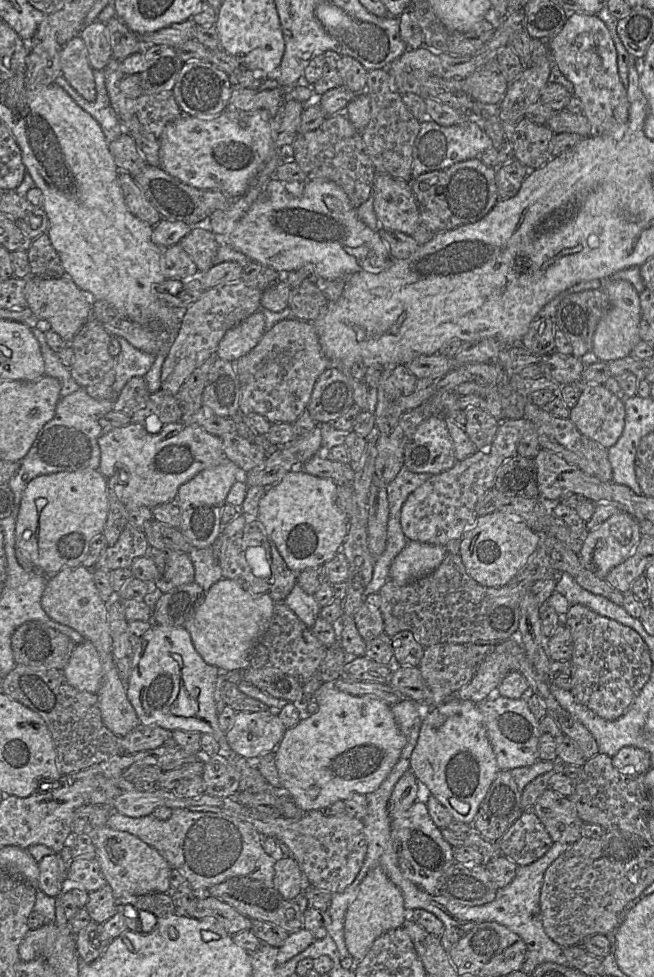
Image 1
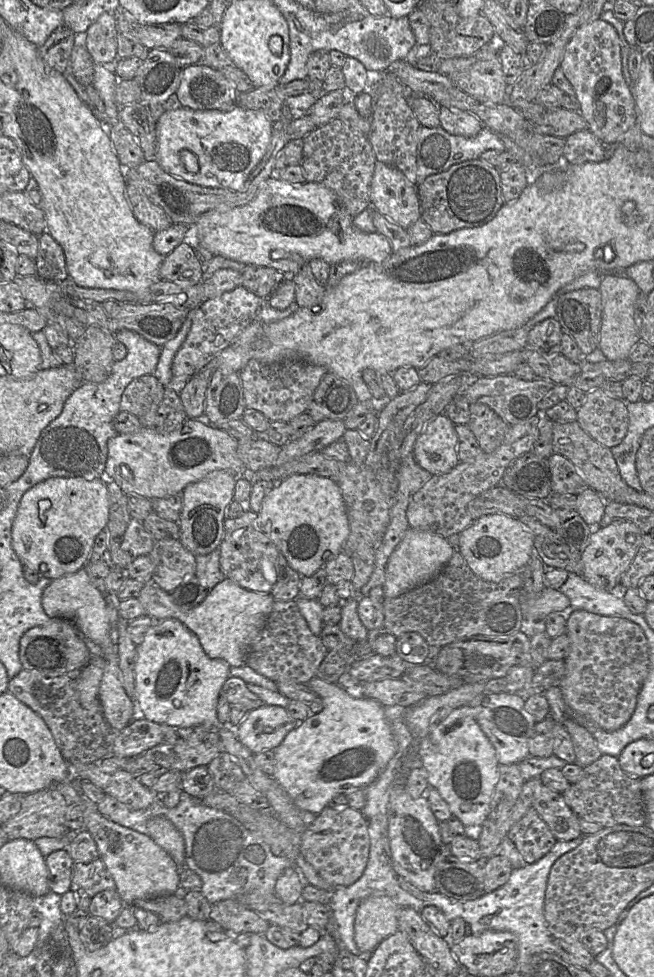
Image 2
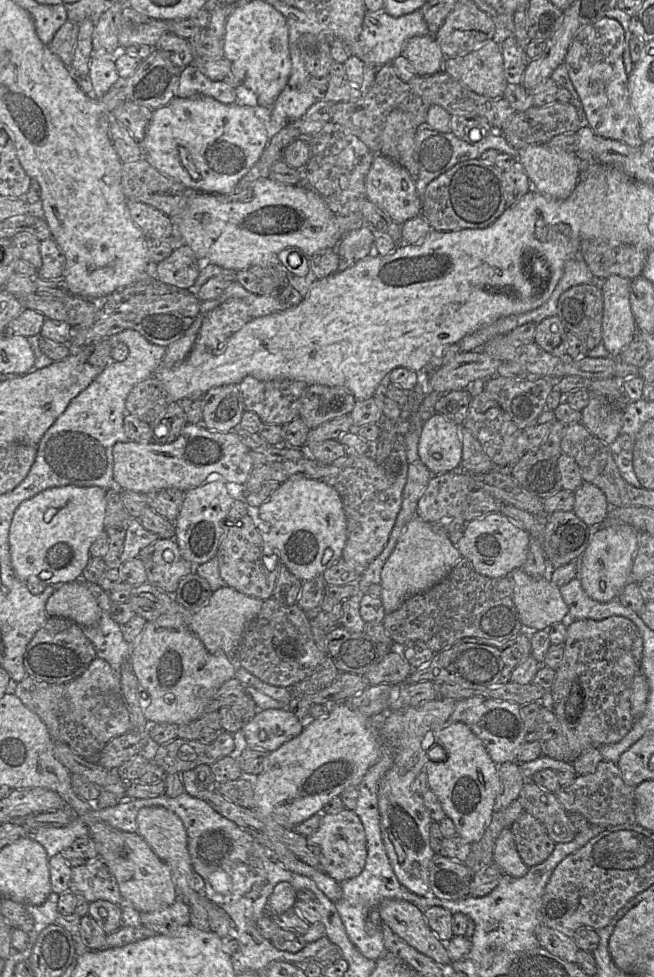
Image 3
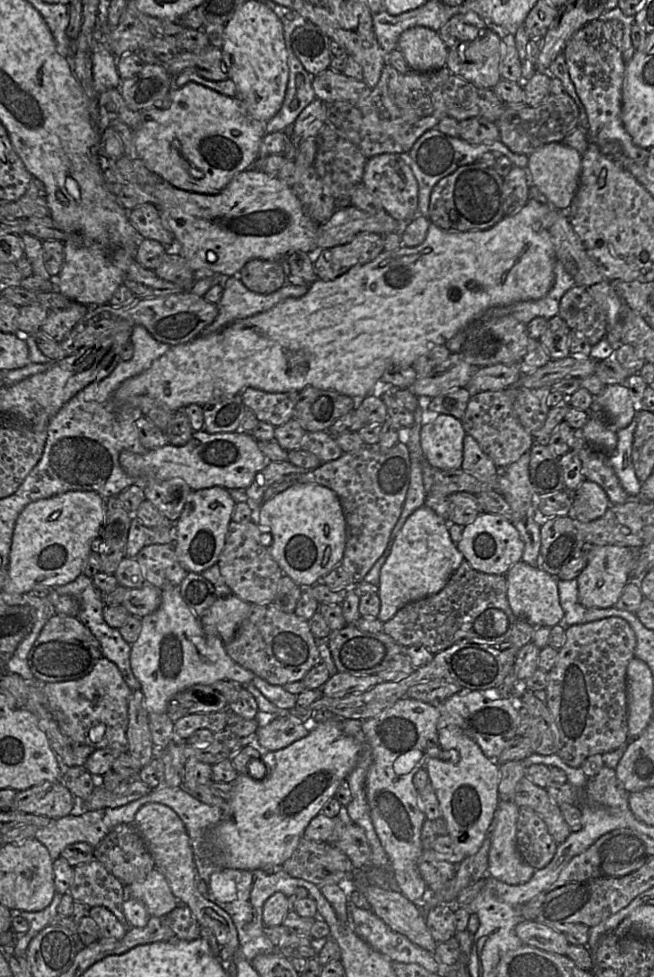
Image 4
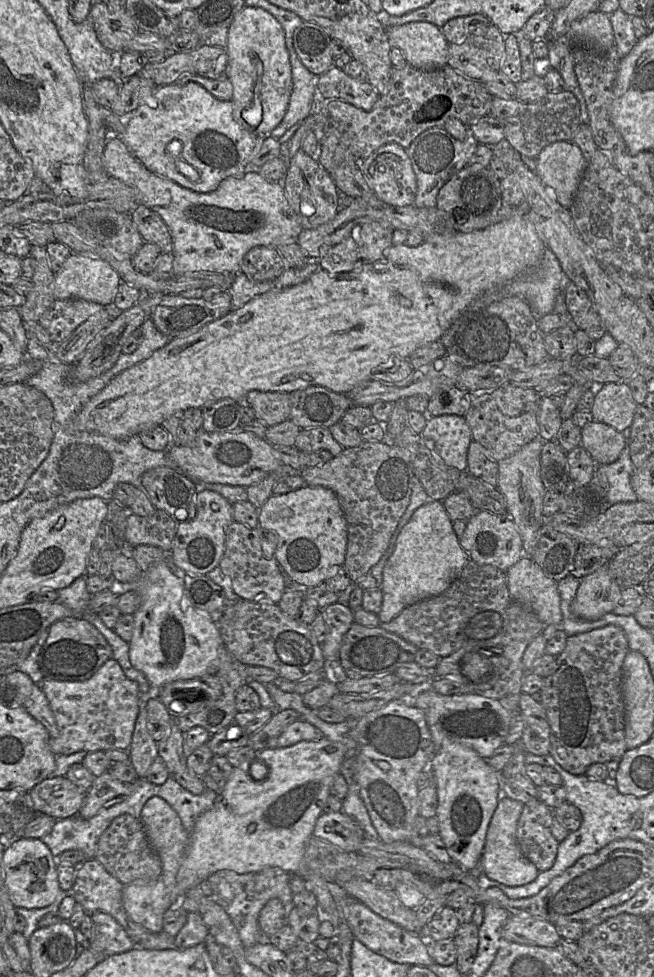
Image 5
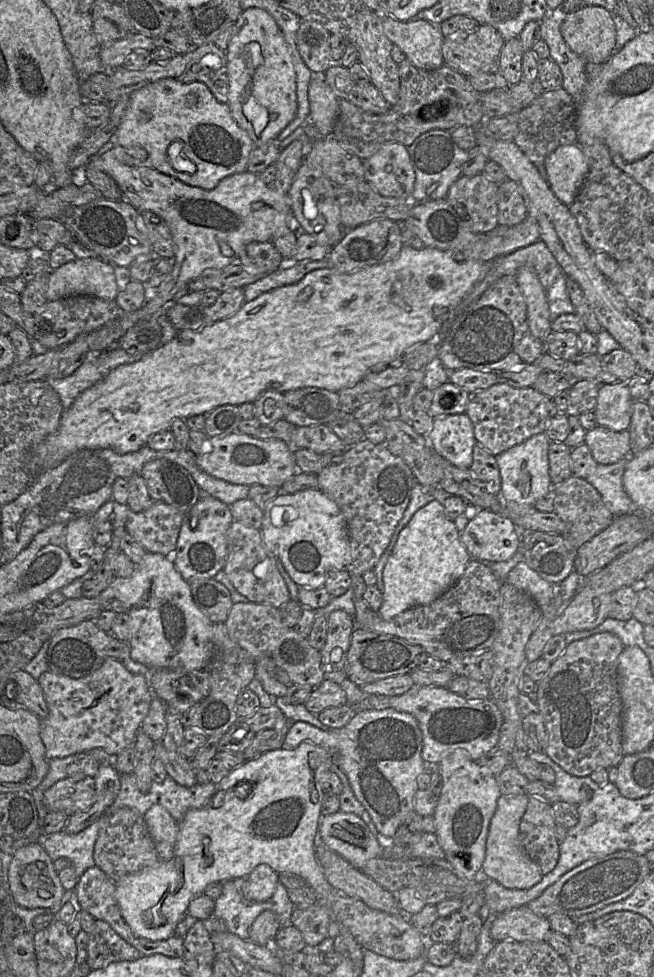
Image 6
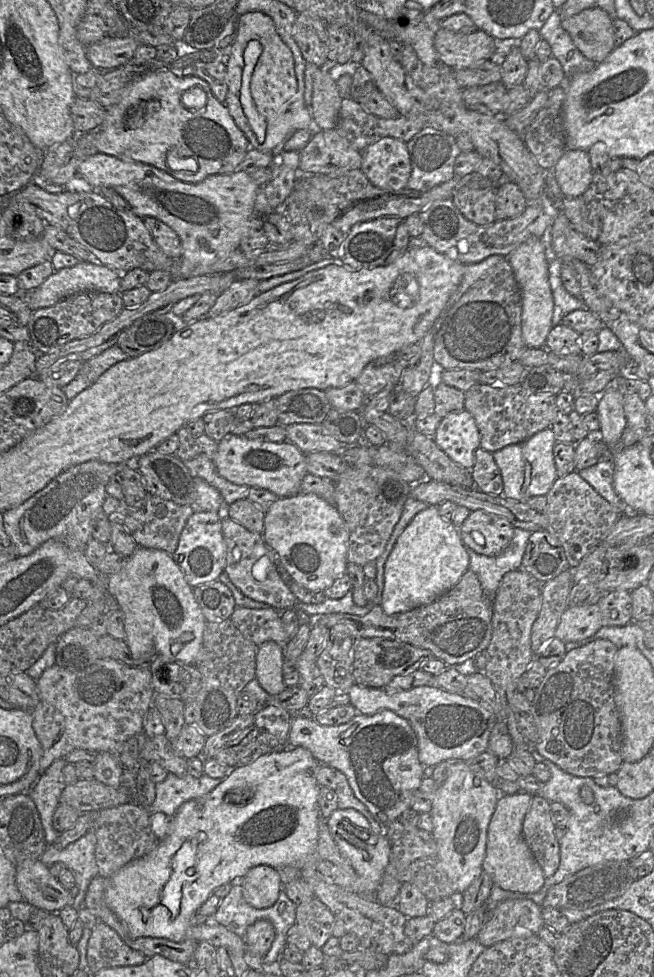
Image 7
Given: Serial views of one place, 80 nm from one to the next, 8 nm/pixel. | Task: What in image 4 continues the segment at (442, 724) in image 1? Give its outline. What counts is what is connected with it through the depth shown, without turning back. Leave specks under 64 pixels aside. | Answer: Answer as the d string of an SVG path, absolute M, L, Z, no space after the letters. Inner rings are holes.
M455 725L438 730L438 745L443 751L450 752L449 760L429 758L424 769L429 782L435 790L442 818L446 822L448 835L459 852L465 856L474 855L489 835L494 813L500 801L499 765L487 758L478 744Z

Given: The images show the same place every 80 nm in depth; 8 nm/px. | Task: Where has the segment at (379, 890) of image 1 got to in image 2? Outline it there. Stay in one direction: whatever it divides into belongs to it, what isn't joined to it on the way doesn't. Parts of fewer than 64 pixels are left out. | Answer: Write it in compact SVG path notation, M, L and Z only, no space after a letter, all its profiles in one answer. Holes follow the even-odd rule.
M372 896L361 902L354 921L354 940L361 952L372 952L383 939L398 931L399 908L388 896Z

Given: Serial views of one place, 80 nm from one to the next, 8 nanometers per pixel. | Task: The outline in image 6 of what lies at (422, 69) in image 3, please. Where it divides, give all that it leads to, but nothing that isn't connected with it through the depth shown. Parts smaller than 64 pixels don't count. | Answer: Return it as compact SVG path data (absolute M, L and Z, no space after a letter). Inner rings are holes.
M380 16L385 35L399 46L415 67L434 70L444 65L443 35L439 24L414 17L400 21L393 16Z

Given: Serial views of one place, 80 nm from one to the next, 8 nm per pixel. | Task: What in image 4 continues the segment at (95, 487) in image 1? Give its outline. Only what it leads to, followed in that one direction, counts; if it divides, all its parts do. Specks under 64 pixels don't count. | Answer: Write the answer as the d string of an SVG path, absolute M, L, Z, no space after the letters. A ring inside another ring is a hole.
M68 491L29 503L19 514L12 537L8 577L3 591L7 594L31 592L36 585L62 586L74 581L85 566L91 543L98 537L106 515L106 500L94 491Z

